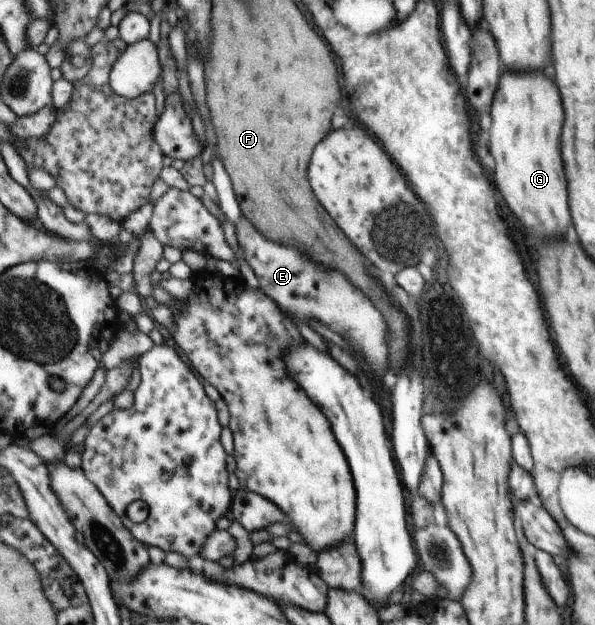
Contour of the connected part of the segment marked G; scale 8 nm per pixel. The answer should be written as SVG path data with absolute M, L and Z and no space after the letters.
M504 71L498 79L498 87L490 105L490 127L488 127L488 151L494 159L494 183L500 189L502 199L510 211L534 233L548 237L564 237L576 241L568 199L566 199L566 181L560 161L560 127L562 127L562 107L556 85L544 77L542 71Z

